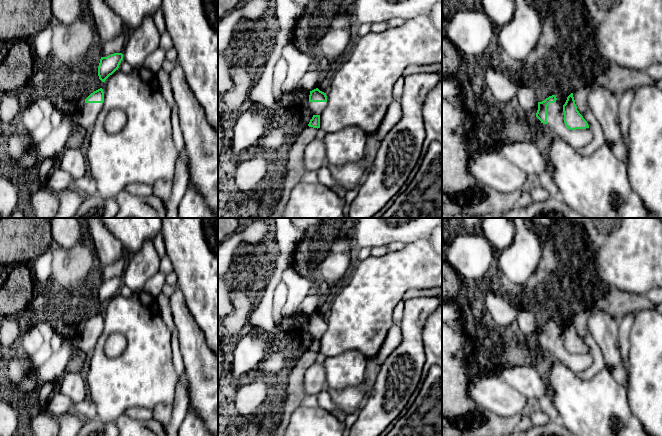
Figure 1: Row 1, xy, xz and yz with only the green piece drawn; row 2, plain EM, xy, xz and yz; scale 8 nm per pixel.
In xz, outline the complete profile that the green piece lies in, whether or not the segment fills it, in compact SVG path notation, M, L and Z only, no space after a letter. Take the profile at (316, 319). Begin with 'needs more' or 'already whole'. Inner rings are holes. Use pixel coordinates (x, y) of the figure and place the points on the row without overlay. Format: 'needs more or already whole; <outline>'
already whole; M318 312L310 315L309 326L327 326L326 317L320 315Z

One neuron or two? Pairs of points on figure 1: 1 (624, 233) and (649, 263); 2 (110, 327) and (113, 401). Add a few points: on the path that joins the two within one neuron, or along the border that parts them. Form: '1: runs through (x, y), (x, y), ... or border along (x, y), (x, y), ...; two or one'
1: runs through (627, 240), (642, 256); one
2: runs through (100, 345), (100, 364), (107, 377), (113, 383); one

